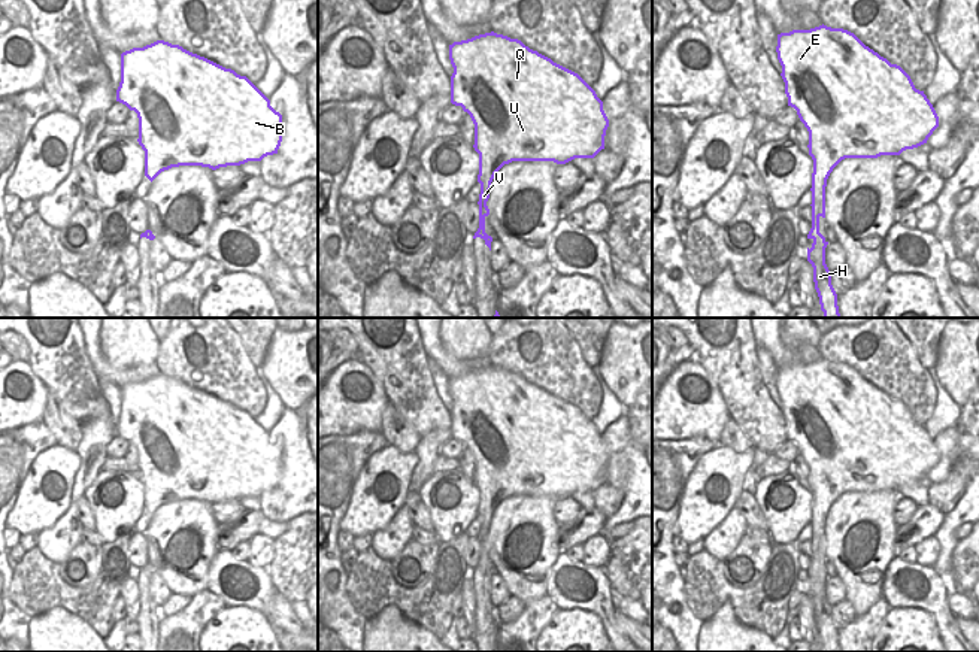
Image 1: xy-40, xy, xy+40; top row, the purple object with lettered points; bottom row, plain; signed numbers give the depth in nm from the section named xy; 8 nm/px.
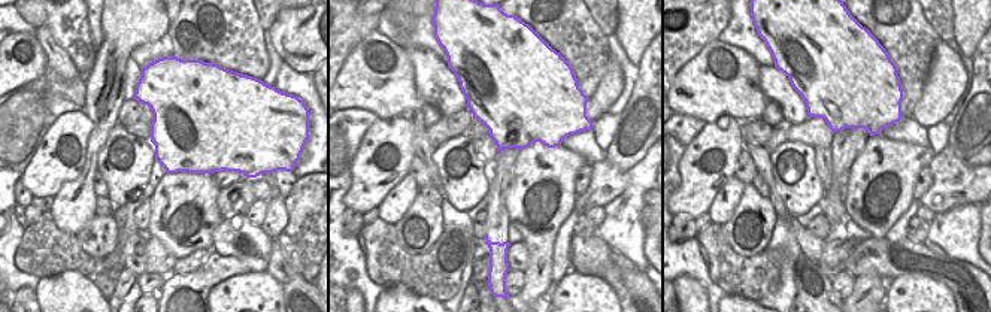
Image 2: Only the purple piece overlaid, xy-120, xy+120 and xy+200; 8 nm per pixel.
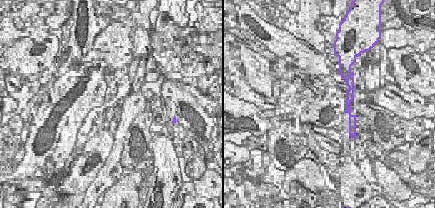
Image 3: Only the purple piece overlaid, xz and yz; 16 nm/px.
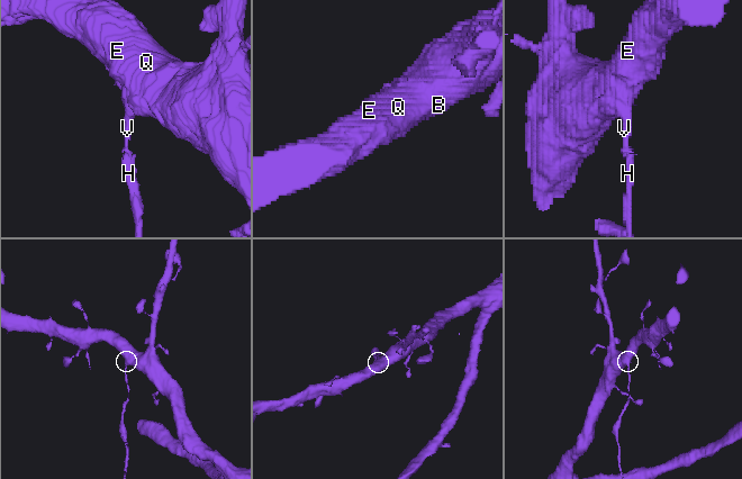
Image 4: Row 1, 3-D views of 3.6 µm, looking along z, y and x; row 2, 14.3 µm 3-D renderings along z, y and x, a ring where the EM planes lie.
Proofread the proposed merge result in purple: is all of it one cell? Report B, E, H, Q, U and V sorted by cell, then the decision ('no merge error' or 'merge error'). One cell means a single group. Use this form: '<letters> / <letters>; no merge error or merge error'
B E Q U V / H; merge error

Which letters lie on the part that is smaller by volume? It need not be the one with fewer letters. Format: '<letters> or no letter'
H

